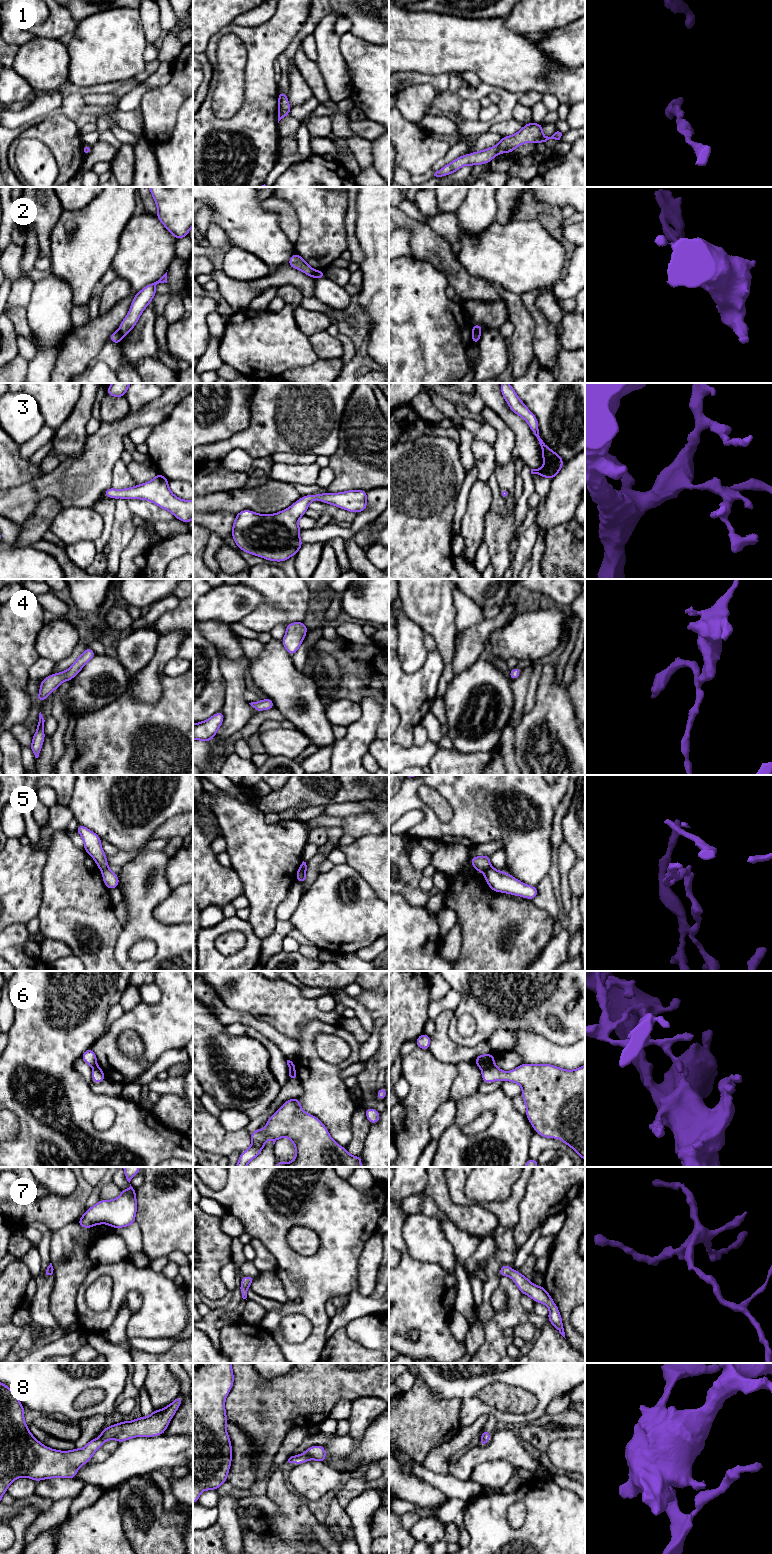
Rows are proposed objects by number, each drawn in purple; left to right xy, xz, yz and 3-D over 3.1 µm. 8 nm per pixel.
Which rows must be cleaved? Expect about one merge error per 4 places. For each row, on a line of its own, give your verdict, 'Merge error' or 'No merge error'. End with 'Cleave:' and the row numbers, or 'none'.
1: No merge error
2: Merge error
3: No merge error
4: No merge error
5: Merge error
6: Merge error
7: No merge error
8: No merge error
Cleave: 2, 5, 6

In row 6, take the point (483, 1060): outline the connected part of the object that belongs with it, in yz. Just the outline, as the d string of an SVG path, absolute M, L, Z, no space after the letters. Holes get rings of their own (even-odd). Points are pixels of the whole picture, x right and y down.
M481 1054L475 1058L474 1063L479 1068L482 1069L482 1068L486 1067L487 1065L494 1063L494 1061L495 1061L494 1054Z

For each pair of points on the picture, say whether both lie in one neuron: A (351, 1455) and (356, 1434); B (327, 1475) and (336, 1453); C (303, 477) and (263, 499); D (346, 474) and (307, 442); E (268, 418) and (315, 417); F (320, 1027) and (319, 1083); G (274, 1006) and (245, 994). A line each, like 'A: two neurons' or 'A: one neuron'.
A: two neurons
B: two neurons
C: two neurons
D: two neurons
E: one neuron
F: one neuron
G: one neuron

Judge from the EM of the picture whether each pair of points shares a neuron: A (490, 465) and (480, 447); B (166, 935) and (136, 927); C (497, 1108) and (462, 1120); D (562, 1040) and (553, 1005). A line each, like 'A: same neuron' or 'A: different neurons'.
A: same neuron
B: same neuron
C: same neuron
D: same neuron

